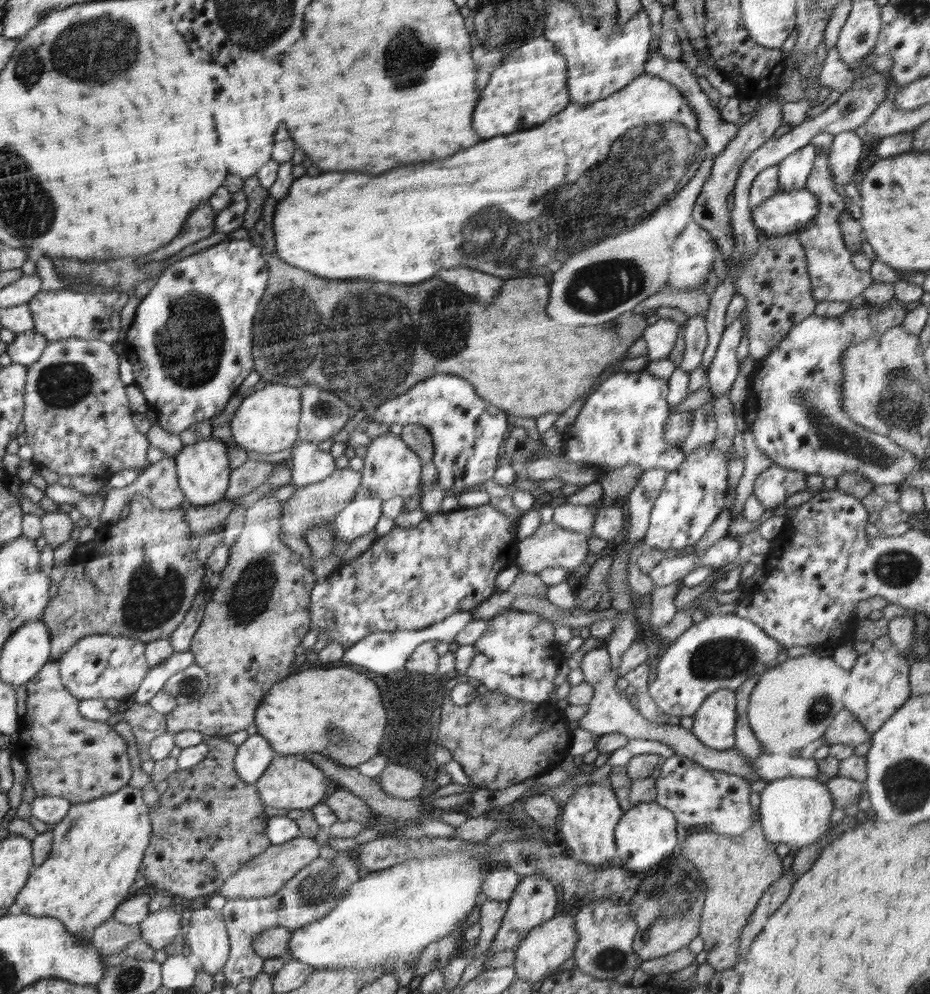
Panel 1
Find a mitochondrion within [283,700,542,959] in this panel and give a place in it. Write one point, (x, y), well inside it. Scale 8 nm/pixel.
(326, 884)

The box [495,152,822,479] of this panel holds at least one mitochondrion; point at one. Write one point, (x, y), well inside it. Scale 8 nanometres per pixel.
(596, 288)

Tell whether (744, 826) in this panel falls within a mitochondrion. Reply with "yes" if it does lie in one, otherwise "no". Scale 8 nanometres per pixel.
no

